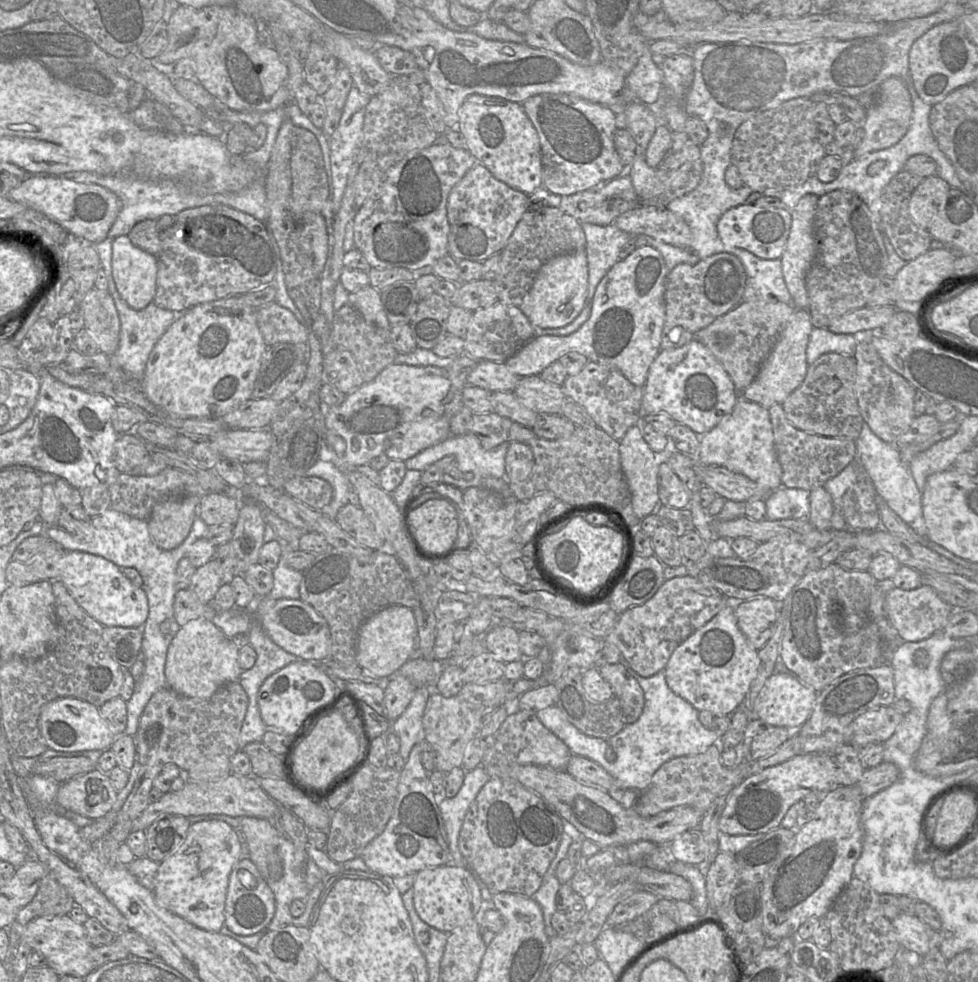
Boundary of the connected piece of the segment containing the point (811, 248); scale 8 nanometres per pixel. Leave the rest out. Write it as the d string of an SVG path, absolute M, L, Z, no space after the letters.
M807 194L791 209L790 233L783 254L780 257L783 278L793 300L793 306L803 310L807 310L809 306L805 278L818 251L815 232L815 212L818 198L817 195Z

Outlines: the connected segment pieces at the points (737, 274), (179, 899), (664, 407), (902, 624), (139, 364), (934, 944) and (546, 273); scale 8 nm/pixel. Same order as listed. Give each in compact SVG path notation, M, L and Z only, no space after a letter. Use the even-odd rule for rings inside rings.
M729 253L700 259L694 265L678 264L669 271L665 285L665 322L695 334L736 307L742 299L746 273L740 260Z
M218 820L191 824L186 839L176 853L159 864L154 896L164 909L183 918L192 925L209 932L220 932L225 925L225 901L230 873L241 859L241 845L235 829Z
M696 340L680 348L661 349L649 368L643 389L644 414L666 414L701 436L732 412L740 395L721 363Z
M923 583L918 588L903 590L893 588L885 593L886 611L891 625L897 631L900 641L918 642L943 631L953 609L943 601L935 590Z
M105 274L105 276L108 282L108 293L114 300L120 320L119 344L114 354L115 365L121 368L128 376L136 380L141 380L153 347L168 327L184 311L171 311L163 309L154 302L151 302L142 310L135 310L121 298L119 292L117 291L114 279L108 279L107 274Z
M901 913L892 920L892 924L903 950L914 951L923 957L932 948L939 949L940 932L934 930L916 915Z
M585 251L558 255L539 270L519 309L533 326L541 329L564 327L580 314L588 294L588 265Z

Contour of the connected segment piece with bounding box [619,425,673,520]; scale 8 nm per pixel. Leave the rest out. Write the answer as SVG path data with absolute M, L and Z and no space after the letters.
M638 425L630 427L619 443L621 466L632 495L633 511L636 517L642 520L644 517L655 513L659 506L659 465L667 463L666 460L672 454L673 447L668 444L663 452L654 453L643 439Z

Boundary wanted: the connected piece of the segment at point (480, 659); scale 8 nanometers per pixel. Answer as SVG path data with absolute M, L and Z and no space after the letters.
M488 651L474 656L463 667L464 683L484 684L504 678L505 663Z

